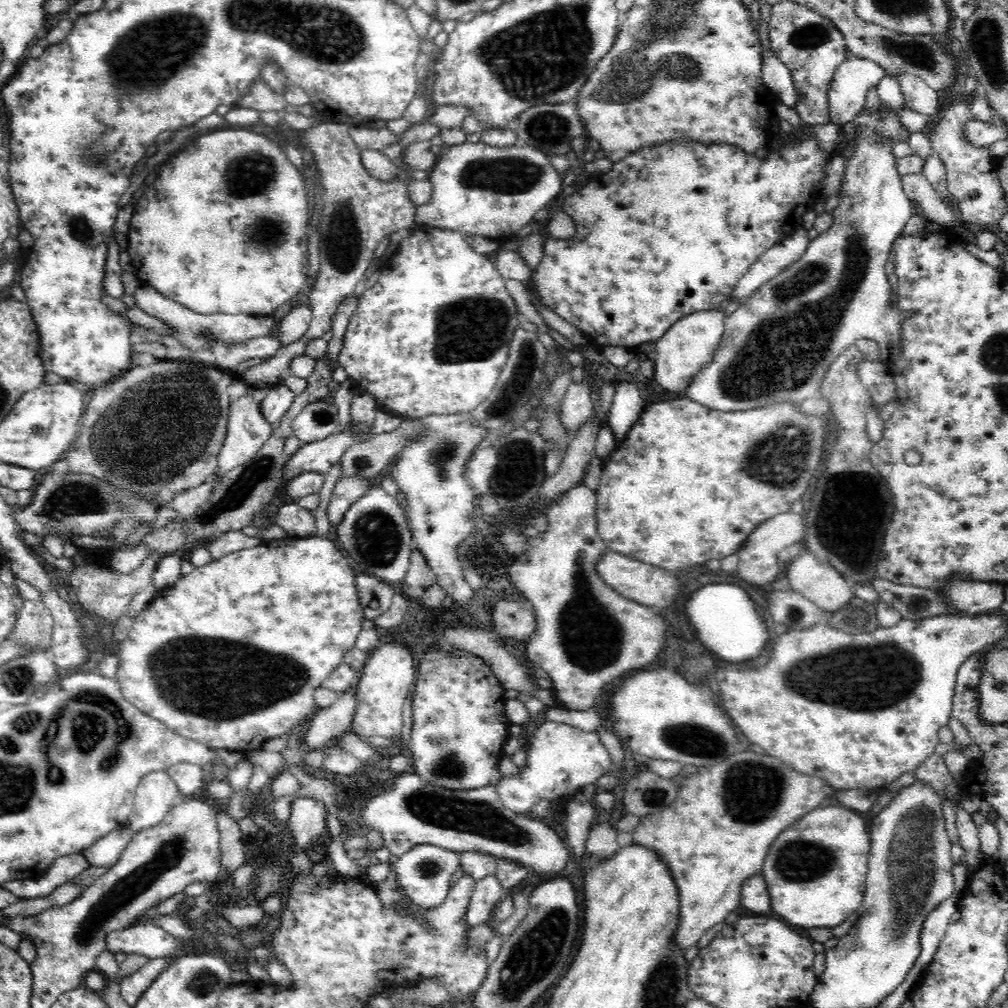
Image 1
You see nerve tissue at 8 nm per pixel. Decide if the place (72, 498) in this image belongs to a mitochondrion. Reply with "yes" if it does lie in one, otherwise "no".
yes

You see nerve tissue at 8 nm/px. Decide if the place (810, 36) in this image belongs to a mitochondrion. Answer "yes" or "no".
yes

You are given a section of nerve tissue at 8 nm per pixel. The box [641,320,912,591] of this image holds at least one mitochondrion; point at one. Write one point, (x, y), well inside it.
(760, 464)

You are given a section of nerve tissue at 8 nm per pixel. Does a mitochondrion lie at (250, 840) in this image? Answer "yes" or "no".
no

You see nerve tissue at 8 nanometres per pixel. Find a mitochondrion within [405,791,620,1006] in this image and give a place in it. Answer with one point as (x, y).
(545, 944)

